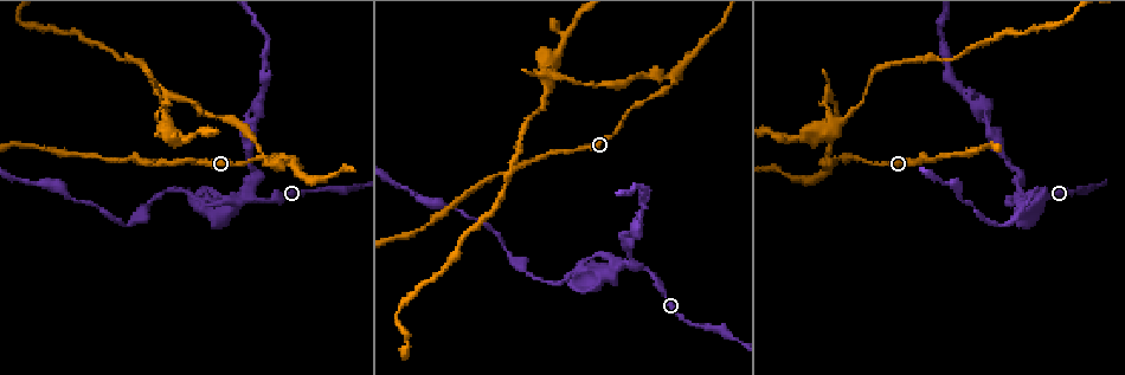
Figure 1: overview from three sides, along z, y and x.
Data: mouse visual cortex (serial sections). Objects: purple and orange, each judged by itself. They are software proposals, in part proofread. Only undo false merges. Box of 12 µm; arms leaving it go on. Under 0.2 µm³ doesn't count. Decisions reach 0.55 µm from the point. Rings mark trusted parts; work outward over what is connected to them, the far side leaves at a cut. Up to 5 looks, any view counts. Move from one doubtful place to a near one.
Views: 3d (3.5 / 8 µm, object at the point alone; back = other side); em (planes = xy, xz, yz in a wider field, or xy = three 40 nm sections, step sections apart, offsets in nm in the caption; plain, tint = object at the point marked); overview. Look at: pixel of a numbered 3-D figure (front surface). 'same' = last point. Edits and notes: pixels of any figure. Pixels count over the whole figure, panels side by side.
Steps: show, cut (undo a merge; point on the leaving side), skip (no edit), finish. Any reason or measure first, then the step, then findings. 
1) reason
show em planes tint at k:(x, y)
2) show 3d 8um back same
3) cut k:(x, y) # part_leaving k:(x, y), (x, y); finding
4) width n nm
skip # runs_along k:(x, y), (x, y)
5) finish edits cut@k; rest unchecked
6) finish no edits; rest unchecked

thick turns thin
show 3d 3.5um at 1:(254, 198)

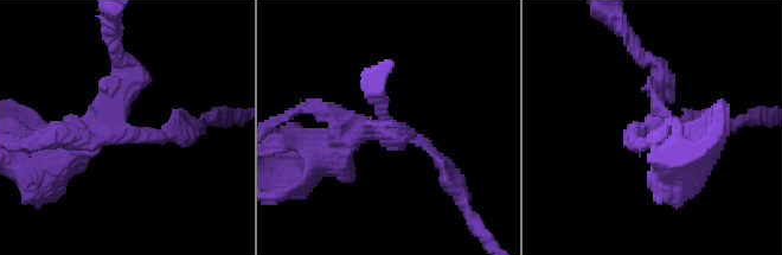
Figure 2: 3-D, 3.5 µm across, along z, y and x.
show em xy step 3 tint at 2:(125, 132)

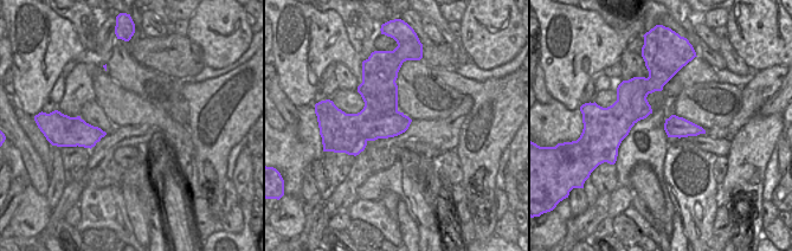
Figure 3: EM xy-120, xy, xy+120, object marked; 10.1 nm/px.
cut 2:(344, 161) # part_leaving 2:(365, 129), (329, 154), (289, 151); two cells meet here

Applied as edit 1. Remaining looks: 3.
sharp bend
show 3d 3.5um at 1:(295, 163)

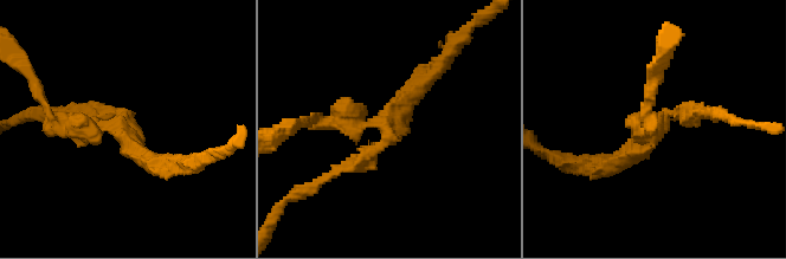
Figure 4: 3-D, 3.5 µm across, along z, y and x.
shape alone is not enough
show em xy step 2 tint at 4:(122, 125)

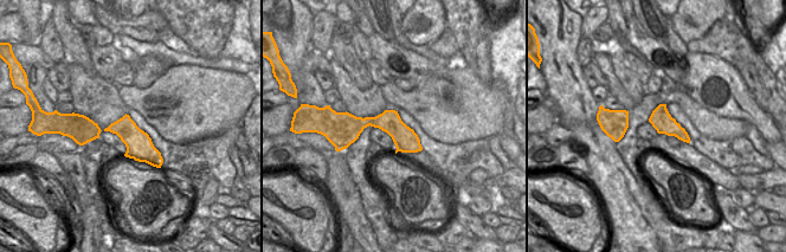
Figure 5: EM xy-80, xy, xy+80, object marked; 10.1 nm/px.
arm_widths 150, 250, 250 nm
cut 4:(68, 121) # part_leaving 4:(100, 123), (60, 127), (24, 65); a second cell is stuck on

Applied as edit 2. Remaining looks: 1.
finish edits cut@2, cut@4; rest unchecked

